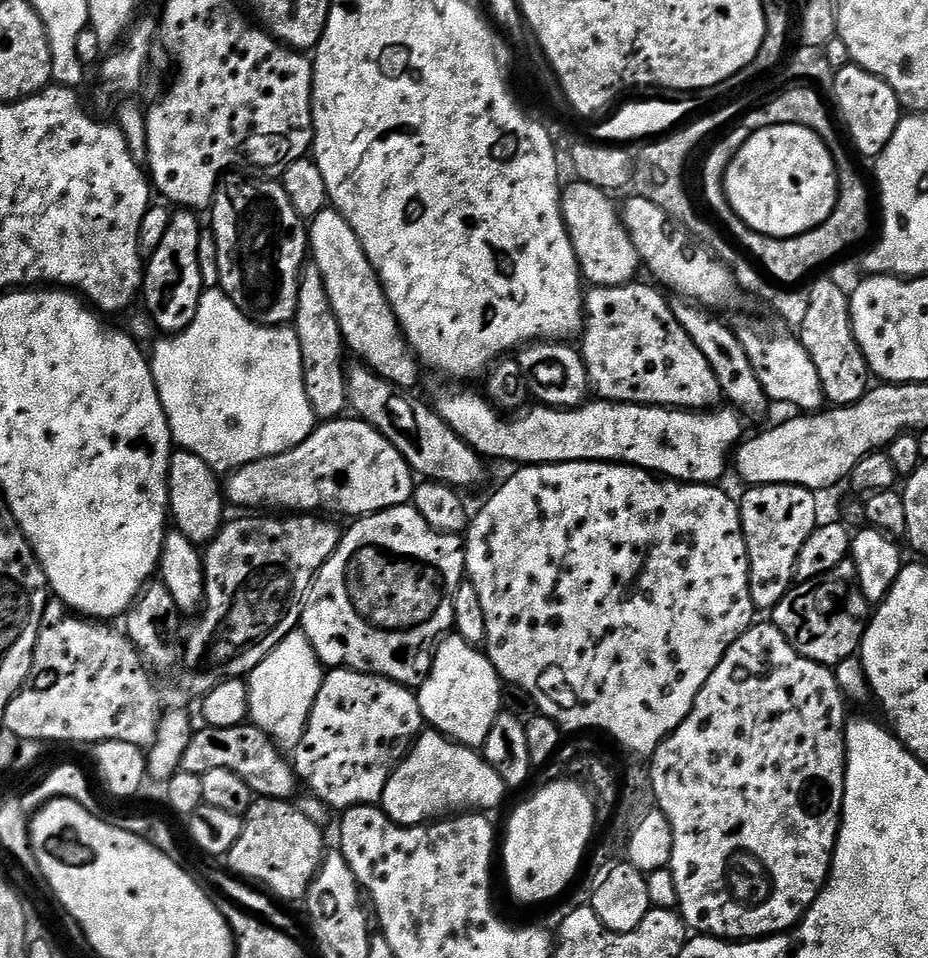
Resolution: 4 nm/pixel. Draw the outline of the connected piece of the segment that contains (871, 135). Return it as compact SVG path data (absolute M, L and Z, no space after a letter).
M848 63L844 68L835 69L835 74L834 82L830 85L830 92L836 99L834 112L842 124L844 119L844 124L848 127L847 139L851 147L864 156L879 157L902 119L902 109L894 90L890 90L890 86L881 76L870 74L857 64Z

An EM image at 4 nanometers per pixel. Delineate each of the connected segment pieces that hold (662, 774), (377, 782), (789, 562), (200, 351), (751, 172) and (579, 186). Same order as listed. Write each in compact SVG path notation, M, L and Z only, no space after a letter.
M753 623L736 639L734 646L726 650L722 662L718 662L706 686L702 686L688 717L650 757L656 808L668 819L674 834L670 867L674 886L678 886L678 911L693 933L733 942L779 936L781 932L791 932L804 919L808 907L818 899L832 872L832 856L836 852L836 840L840 837L840 817L844 815L844 767L848 765L848 753L844 751L846 697L838 686L836 673L829 665L798 654L775 624L760 623Z
M355 668L331 669L324 677L322 690L318 690L318 698L314 698L308 727L296 747L294 771L299 783L303 787L305 784L312 791L309 793L329 809L343 810L359 804L379 805L392 771L407 756L408 749L416 743L416 737L424 727L424 715L413 689L370 672L357 672Z
M762 484L747 491L739 505L750 562L750 594L758 610L771 610L793 588L798 554L802 554L806 538L818 526L817 493L797 484Z
M223 290L205 291L198 302L198 314L194 314L194 322L190 322L190 326L186 326L184 332L177 332L175 335L168 334L163 338L157 339L150 351L150 363L152 366L152 377L156 383L156 389L160 395L168 425L172 431L173 445L177 449L190 454L198 454L198 458L202 458L202 462L209 464L212 471L217 474L231 474L236 469L246 466L255 460L289 452L290 449L298 447L303 440L309 439L313 435L312 427L318 424L316 412L310 406L310 398L306 398L304 371L302 370L302 350L296 337L295 327L257 324L255 320L245 316L242 310L238 310L238 306L234 306L234 302Z
M793 124L755 129L724 175L724 192L738 218L774 240L801 236L826 222L839 189L836 164L822 138L806 126Z
M575 182L563 189L560 209L568 237L574 246L574 254L580 263L580 275L589 285L598 288L613 288L633 283L636 271L641 271L642 261L634 242L620 219L620 208L611 200L609 193L592 184Z

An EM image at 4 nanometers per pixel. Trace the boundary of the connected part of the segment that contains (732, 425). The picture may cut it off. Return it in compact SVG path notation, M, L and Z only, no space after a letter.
M448 386L436 396L436 413L466 441L475 452L489 461L513 460L513 465L529 464L576 464L580 460L593 462L623 462L633 468L642 468L660 478L675 480L681 484L715 485L724 476L724 467L729 467L734 449L745 435L745 417L731 406L715 410L685 410L662 408L651 404L613 404L599 398L585 402L578 408L545 408L532 406L528 416L516 414L509 419L493 408L491 400L471 392L468 386Z

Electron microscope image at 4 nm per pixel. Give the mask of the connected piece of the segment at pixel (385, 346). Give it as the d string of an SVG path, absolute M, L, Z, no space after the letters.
M329 206L310 221L308 243L311 259L318 266L318 270L322 270L322 282L326 282L326 294L330 294L330 306L334 306L334 314L338 318L340 332L344 335L347 351L351 355L353 352L359 363L371 368L383 380L389 380L401 390L412 390L412 387L420 380L421 365L408 345L404 331L400 329L400 324L396 321L396 315L386 298L380 279L376 277L374 266L362 250L362 242L358 242L358 234L354 234L354 230L344 221L340 212Z

